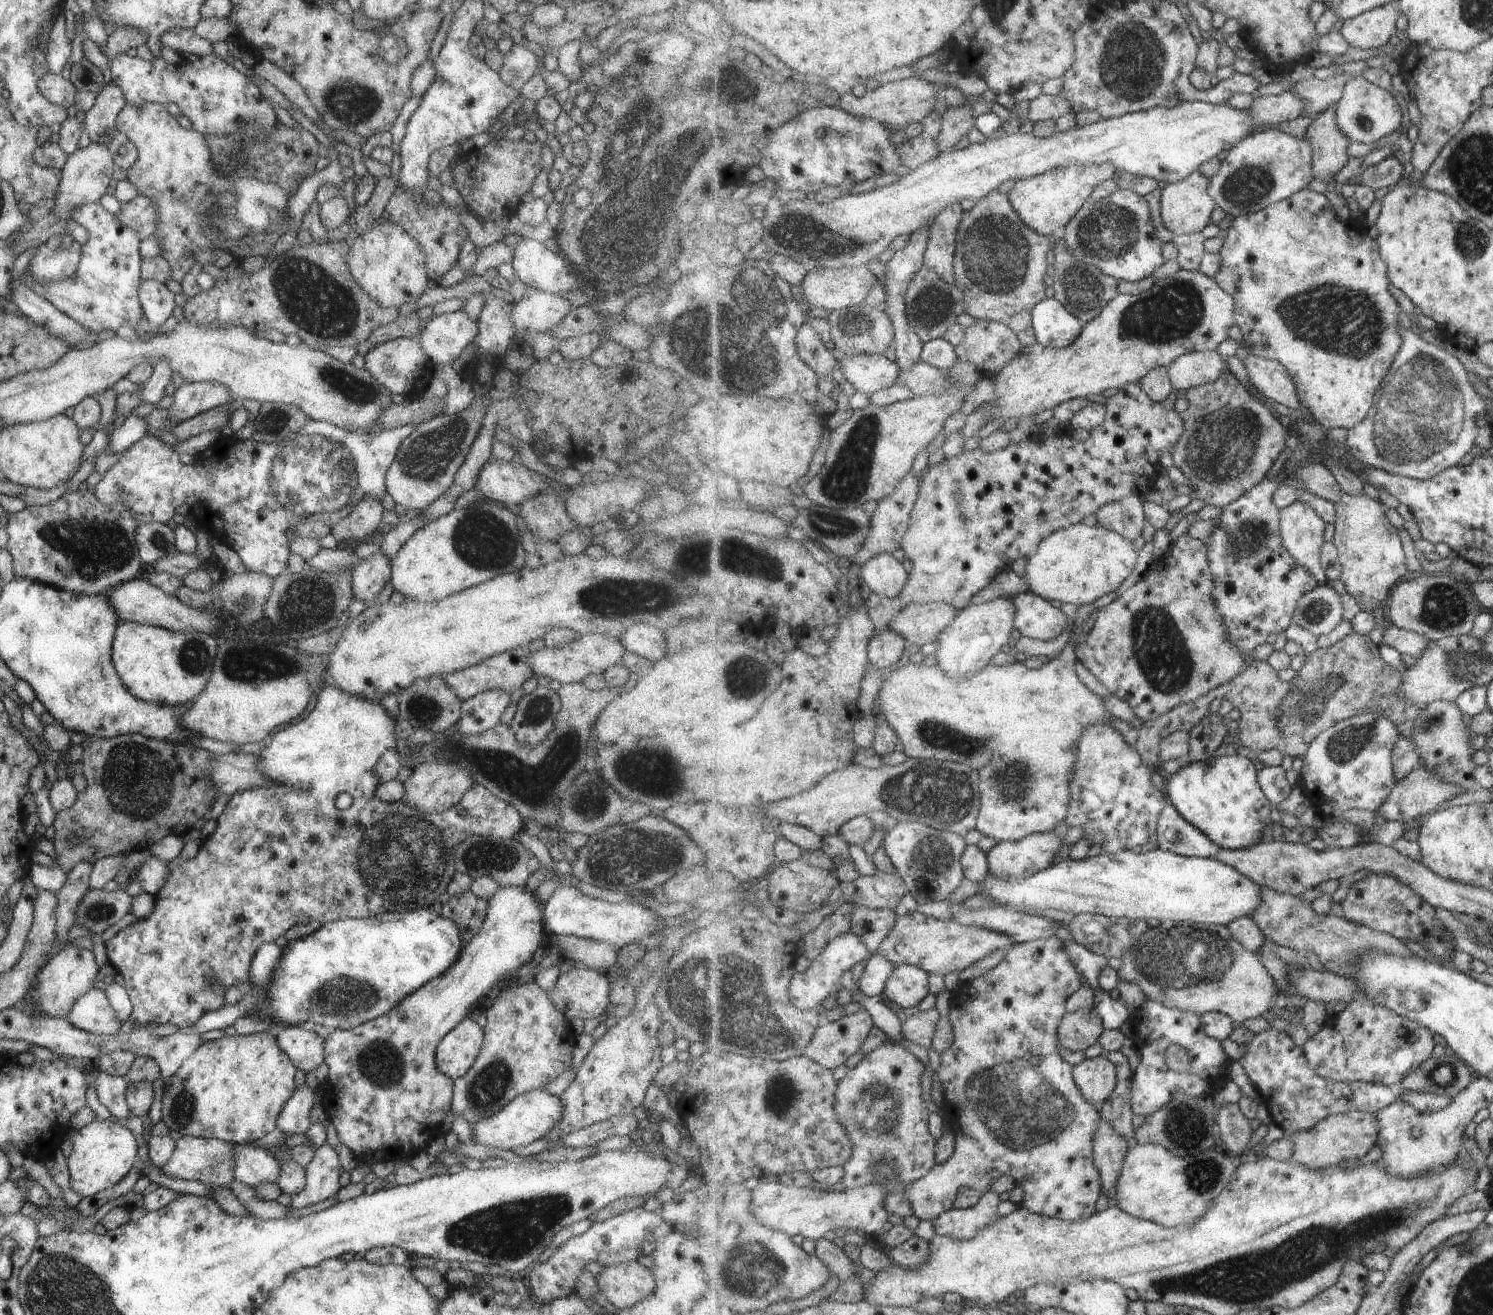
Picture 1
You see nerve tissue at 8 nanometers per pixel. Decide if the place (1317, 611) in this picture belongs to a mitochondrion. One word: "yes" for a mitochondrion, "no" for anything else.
yes

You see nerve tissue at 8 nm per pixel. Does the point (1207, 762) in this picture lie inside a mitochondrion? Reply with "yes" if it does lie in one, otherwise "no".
no

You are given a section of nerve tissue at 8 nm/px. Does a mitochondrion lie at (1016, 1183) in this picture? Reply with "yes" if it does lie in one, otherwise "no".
no

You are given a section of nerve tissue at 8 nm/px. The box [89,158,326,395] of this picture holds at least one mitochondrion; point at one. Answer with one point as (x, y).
(221, 210)

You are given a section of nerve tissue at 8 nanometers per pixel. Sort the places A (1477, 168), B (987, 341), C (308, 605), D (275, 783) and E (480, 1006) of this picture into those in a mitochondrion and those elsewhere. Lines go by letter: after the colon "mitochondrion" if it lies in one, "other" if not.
A: mitochondrion
B: other
C: mitochondrion
D: other
E: other

